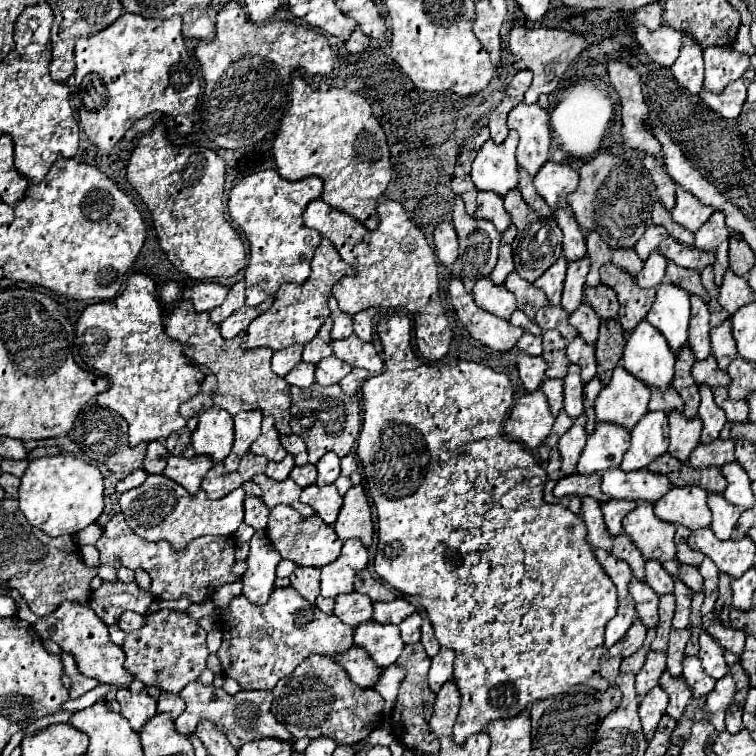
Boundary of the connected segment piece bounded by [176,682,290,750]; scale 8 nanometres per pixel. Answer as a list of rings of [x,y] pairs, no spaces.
[[[192,682],[180,692],[180,698],[186,702],[186,710],[178,716],[176,728],[180,734],[192,734],[196,732],[198,724],[208,720],[218,730],[222,730],[228,738],[228,742],[238,750],[246,742],[262,740],[262,738],[280,738],[280,740],[290,740],[290,732],[272,716],[270,712],[270,702],[272,702],[272,692],[266,690],[240,690],[234,696],[228,696],[222,688],[214,686],[202,686],[200,682]]]

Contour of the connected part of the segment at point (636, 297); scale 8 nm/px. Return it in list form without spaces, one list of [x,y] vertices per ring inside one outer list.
[[[604,264],[600,268],[600,280],[602,284],[616,290],[620,302],[618,322],[626,332],[630,332],[650,310],[654,300],[654,290],[640,288],[624,268],[618,268],[614,264]]]

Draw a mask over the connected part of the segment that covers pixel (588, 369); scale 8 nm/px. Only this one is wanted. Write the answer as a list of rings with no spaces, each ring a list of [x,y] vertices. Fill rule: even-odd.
[[[576,336],[566,346],[566,356],[570,362],[578,364],[582,368],[582,382],[588,382],[596,376],[596,360],[594,360],[594,346],[586,344],[582,336]]]

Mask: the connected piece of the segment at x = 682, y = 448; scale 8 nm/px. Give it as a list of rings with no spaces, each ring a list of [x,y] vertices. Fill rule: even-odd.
[[[672,410],[668,414],[668,420],[670,420],[668,452],[684,462],[684,460],[688,460],[690,450],[694,450],[694,446],[700,442],[702,420],[700,418],[686,418],[678,410]]]

